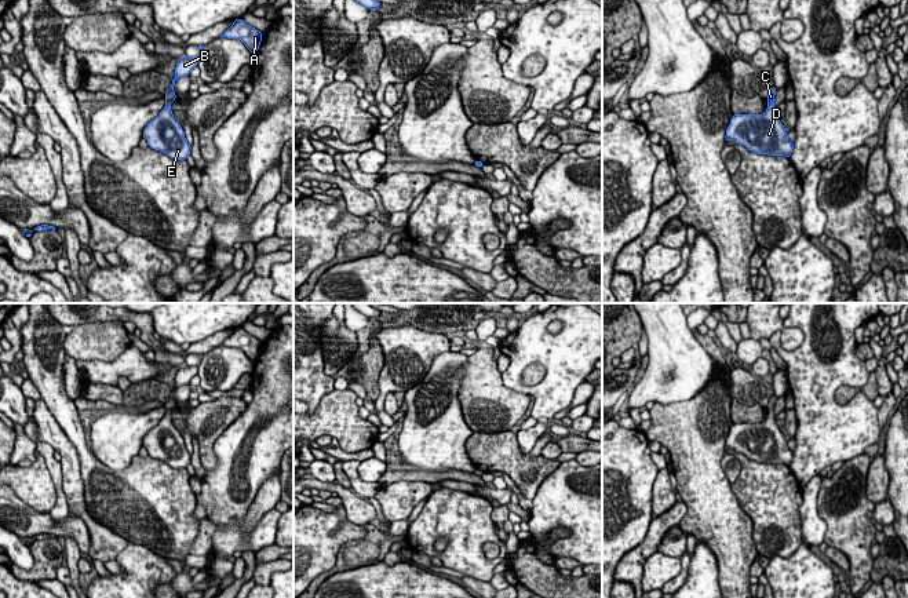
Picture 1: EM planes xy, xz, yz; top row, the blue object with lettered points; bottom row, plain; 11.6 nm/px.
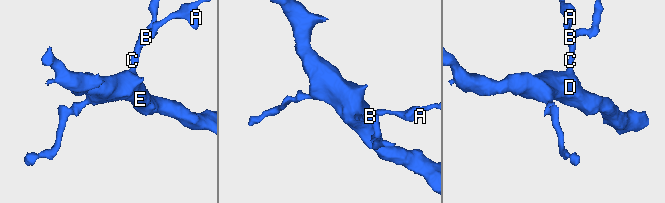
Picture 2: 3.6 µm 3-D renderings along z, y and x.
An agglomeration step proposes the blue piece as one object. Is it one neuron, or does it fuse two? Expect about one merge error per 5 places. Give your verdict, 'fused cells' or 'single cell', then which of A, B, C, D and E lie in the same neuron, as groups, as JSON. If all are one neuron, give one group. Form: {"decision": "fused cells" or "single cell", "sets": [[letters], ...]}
{"decision": "single cell", "sets": [["A", "B", "C", "D", "E"]]}

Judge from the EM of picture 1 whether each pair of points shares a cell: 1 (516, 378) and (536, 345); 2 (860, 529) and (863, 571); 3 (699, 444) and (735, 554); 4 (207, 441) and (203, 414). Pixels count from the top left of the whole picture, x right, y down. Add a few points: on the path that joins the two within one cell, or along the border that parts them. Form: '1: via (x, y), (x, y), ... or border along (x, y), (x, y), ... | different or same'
1: via (516, 369), (528, 353) | same
2: via (860, 539), (861, 561) | same
3: via (699, 471), (713, 516), (724, 527) | same
4: via (210, 434), (207, 420) | same

